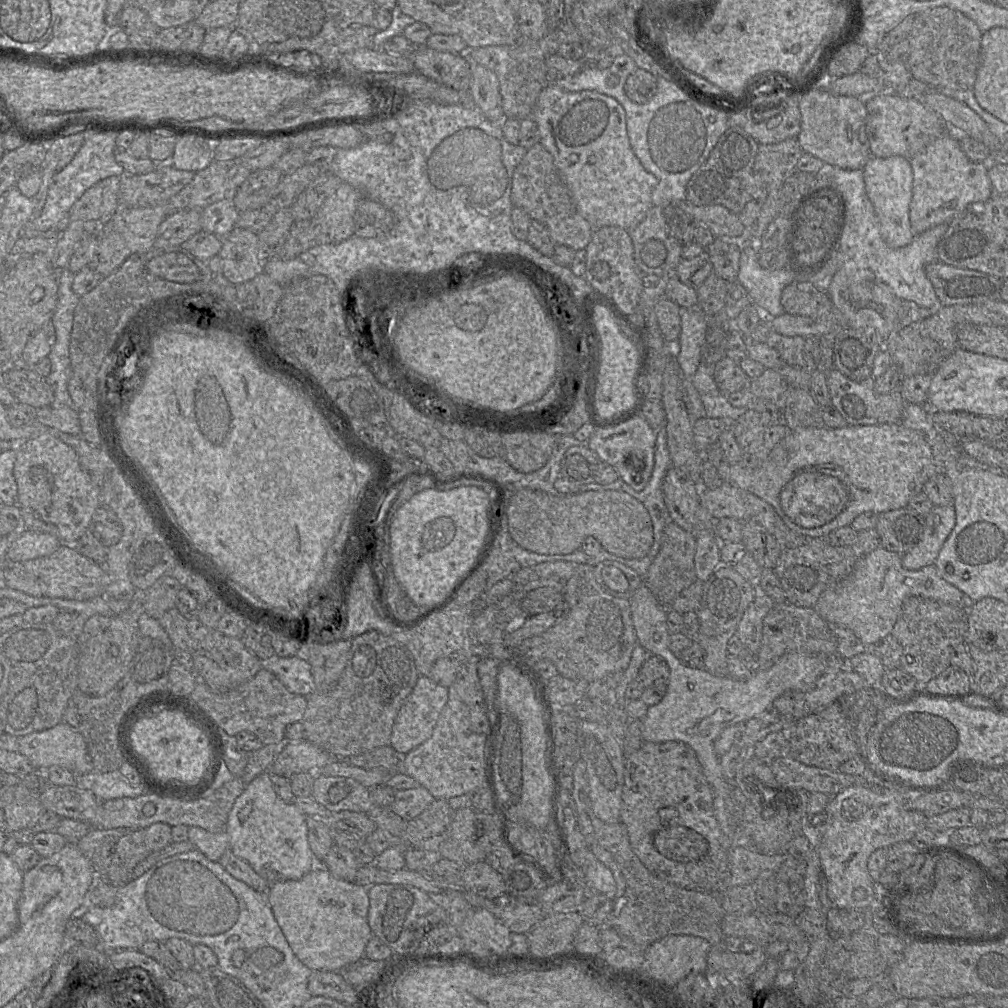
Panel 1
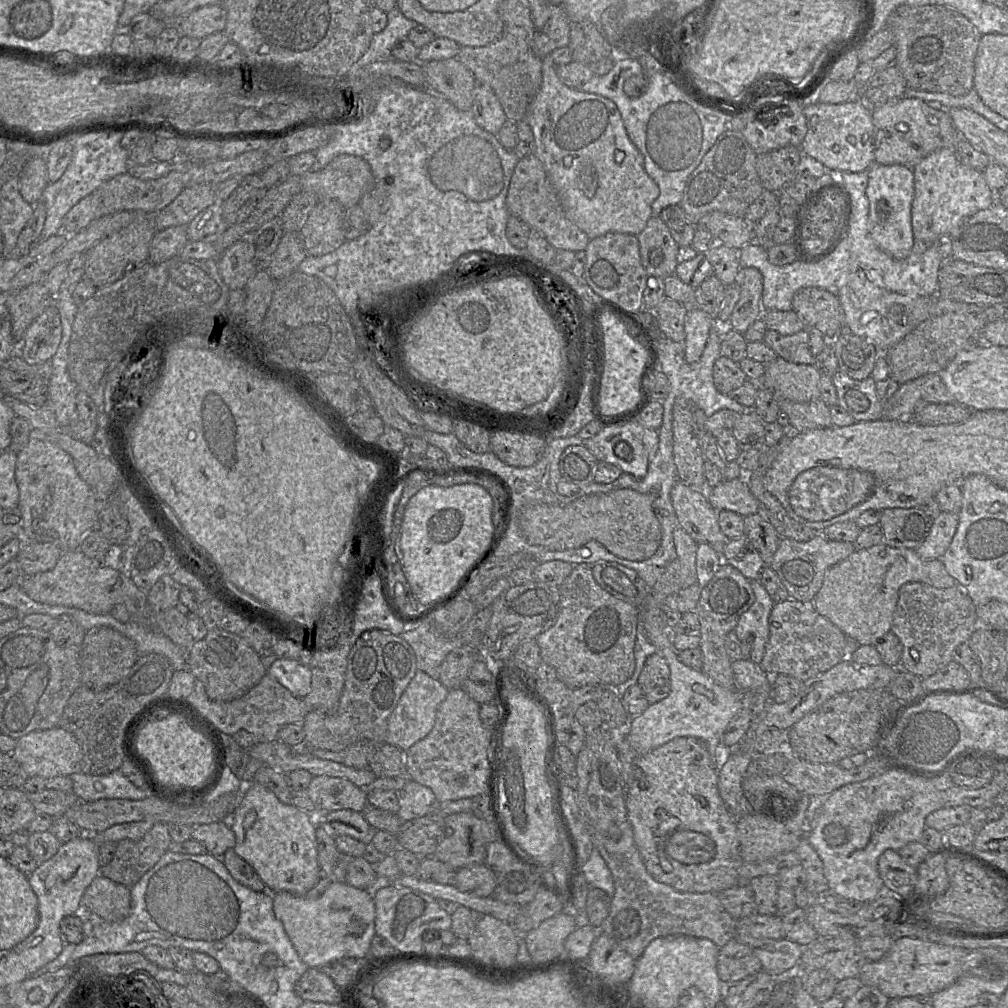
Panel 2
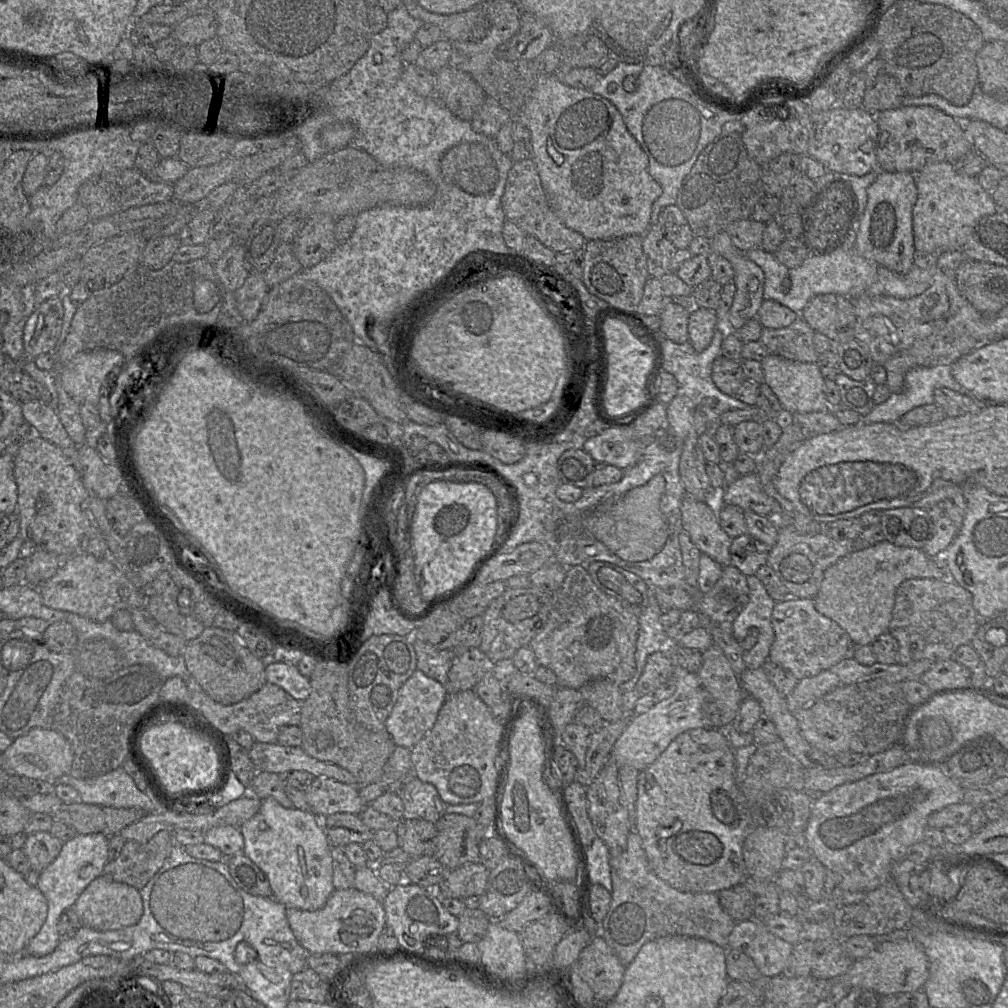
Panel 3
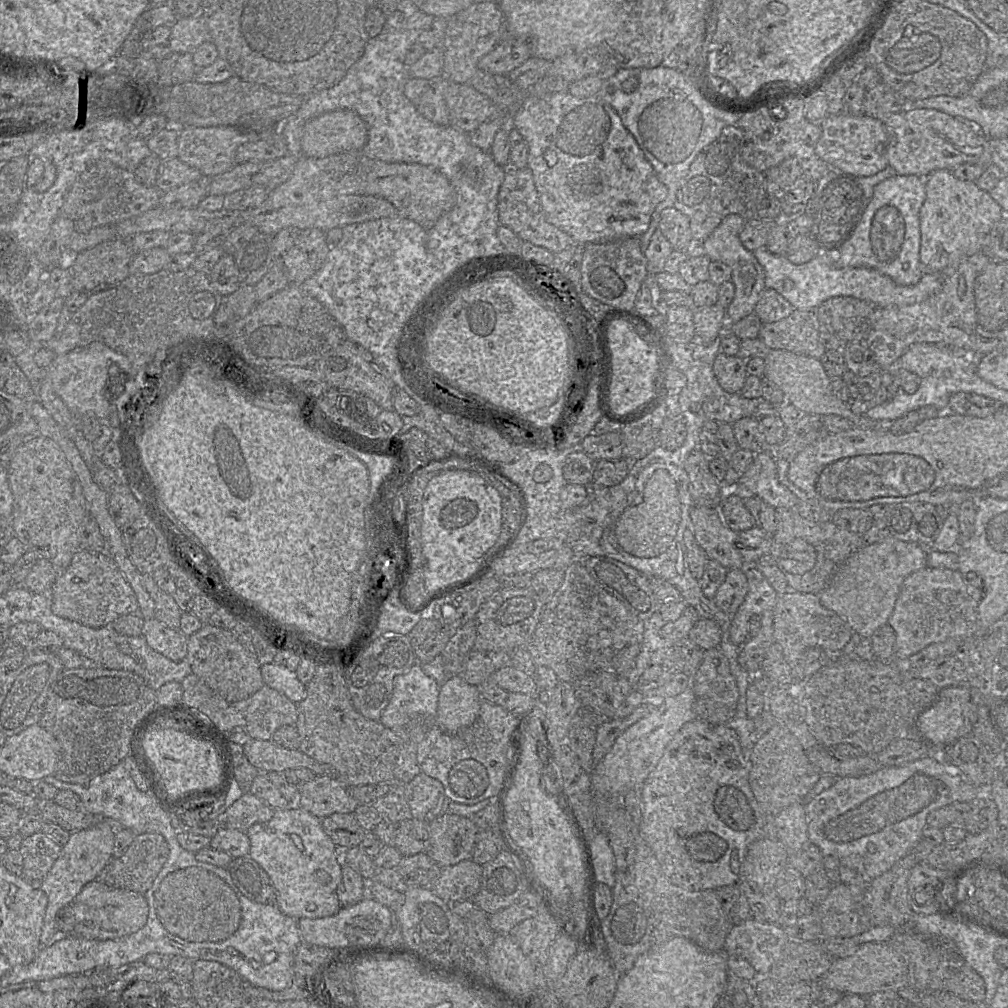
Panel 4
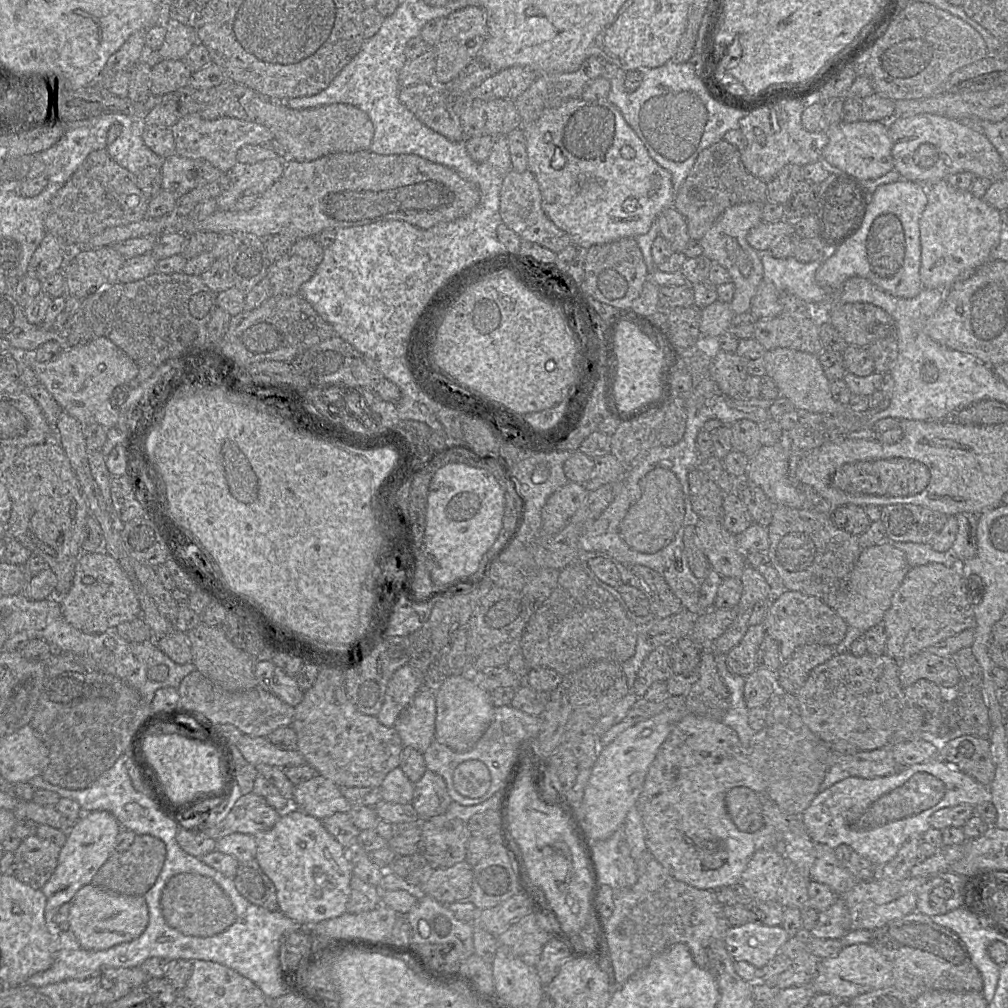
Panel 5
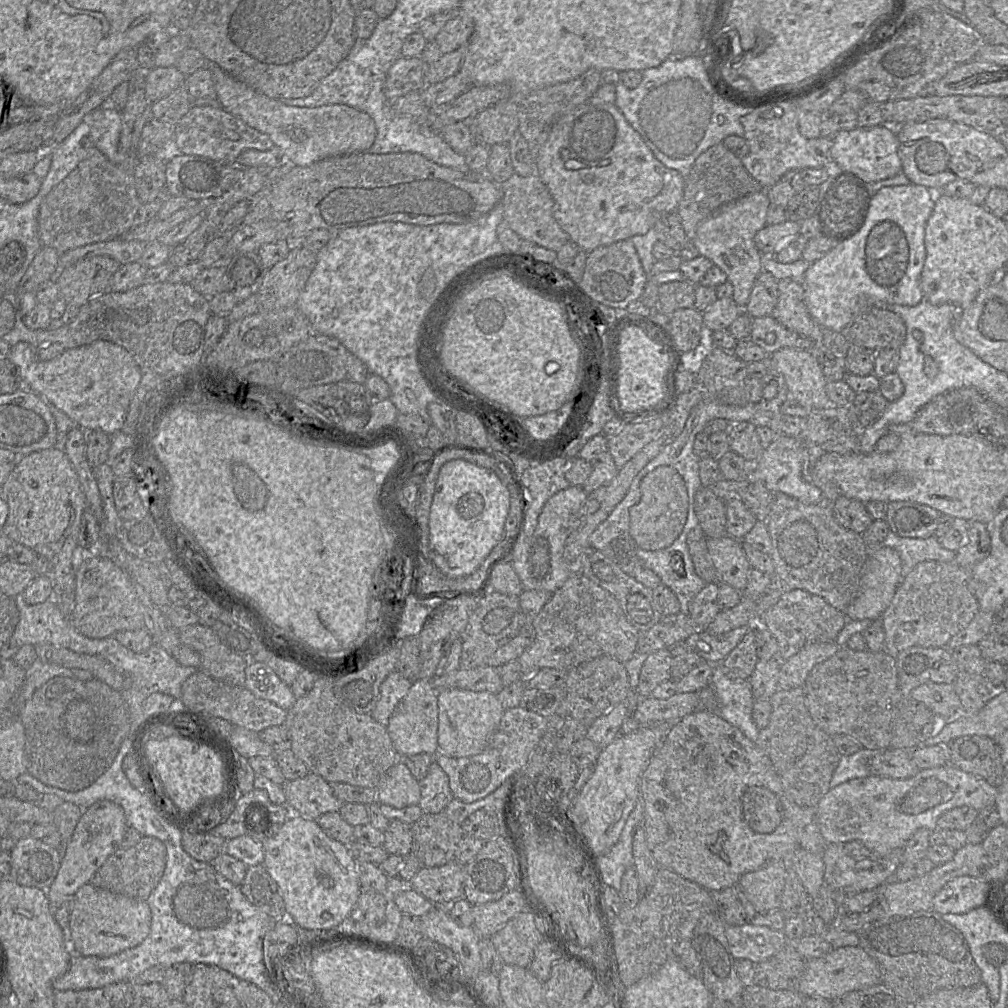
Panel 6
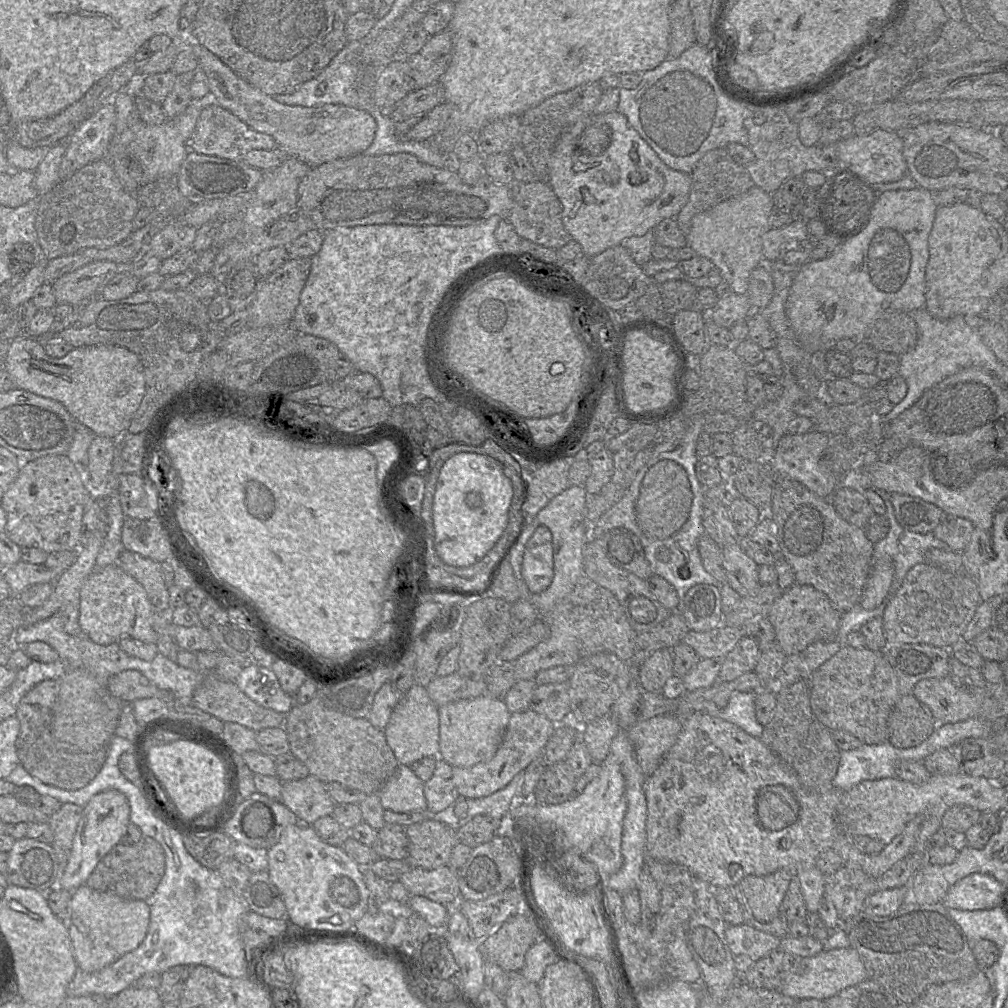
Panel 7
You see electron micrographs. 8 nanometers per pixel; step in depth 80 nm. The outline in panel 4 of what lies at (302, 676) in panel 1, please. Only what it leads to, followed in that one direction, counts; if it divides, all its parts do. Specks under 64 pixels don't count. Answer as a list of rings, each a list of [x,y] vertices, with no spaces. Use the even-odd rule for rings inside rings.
[[[264,664],[261,666],[261,675],[266,686],[283,693],[296,704],[306,697],[306,685],[298,679],[296,671],[284,665]]]

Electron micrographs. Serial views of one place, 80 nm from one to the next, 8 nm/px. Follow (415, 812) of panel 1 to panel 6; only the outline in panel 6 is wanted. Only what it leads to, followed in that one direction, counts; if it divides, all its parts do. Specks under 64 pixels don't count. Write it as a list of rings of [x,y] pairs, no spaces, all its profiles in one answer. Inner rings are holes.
[[[435,761],[430,765],[426,777],[419,781],[419,786],[421,798],[418,806],[424,814],[444,812],[446,806],[454,799],[448,775]]]

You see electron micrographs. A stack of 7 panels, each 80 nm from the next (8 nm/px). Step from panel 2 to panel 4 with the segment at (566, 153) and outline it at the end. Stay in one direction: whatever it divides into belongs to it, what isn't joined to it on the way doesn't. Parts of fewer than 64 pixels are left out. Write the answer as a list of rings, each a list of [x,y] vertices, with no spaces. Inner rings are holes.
[[[558,92],[550,96],[538,98],[527,93],[521,105],[510,115],[510,125],[516,128],[528,146],[528,168],[532,171],[544,215],[549,223],[564,231],[575,241],[576,245],[590,243],[607,243],[626,238],[639,238],[649,228],[655,208],[668,195],[668,188],[660,181],[652,164],[645,156],[632,132],[623,123],[617,111],[599,95],[578,98],[570,92]]]

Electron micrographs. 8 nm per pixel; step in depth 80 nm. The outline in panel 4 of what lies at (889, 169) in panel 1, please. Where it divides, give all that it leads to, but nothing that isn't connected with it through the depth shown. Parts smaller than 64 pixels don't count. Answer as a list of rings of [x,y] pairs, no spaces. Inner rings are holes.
[[[896,175],[877,184],[873,196],[858,219],[853,236],[835,254],[836,262],[843,268],[871,268],[891,278],[896,284],[912,286],[922,277],[920,263],[920,225],[919,212],[926,199],[924,178],[915,175]]]

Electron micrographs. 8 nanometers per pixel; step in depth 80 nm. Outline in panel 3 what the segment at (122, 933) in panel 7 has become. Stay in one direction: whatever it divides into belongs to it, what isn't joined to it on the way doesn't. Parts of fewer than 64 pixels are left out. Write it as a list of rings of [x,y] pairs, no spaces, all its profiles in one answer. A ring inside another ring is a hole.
[[[101,875],[80,894],[74,904],[74,910],[83,926],[95,930],[117,930],[139,922],[143,914],[143,901],[138,889]]]

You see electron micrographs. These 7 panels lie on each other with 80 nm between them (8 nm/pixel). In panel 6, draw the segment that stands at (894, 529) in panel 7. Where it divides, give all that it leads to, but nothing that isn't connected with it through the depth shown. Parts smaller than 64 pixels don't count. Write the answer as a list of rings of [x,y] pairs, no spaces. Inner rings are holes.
[[[889,530],[882,545],[895,549],[901,558],[902,570],[899,585],[920,562],[936,560],[953,562],[956,552],[944,548],[935,536],[929,538],[900,537]]]

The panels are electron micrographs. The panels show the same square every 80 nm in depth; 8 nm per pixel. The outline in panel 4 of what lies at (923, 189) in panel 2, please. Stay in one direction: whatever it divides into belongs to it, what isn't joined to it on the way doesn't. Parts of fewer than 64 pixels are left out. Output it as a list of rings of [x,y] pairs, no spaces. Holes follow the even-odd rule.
[[[937,170],[924,178],[926,199],[919,212],[920,263],[924,273],[941,272],[957,266],[962,260],[978,253],[991,229],[1005,216],[1001,207],[988,192],[978,188],[975,182],[957,179],[950,170]]]

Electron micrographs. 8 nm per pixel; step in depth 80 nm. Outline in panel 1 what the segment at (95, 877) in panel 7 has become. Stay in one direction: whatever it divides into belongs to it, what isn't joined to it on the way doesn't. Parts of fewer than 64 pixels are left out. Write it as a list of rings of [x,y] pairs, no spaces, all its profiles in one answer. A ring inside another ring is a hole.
[[[155,823],[144,829],[129,831],[115,844],[115,854],[111,865],[105,877],[99,877],[99,879],[105,879],[113,886],[127,885],[131,882],[131,871],[138,863],[151,853],[162,850],[170,843],[172,843],[171,826],[166,823]]]

